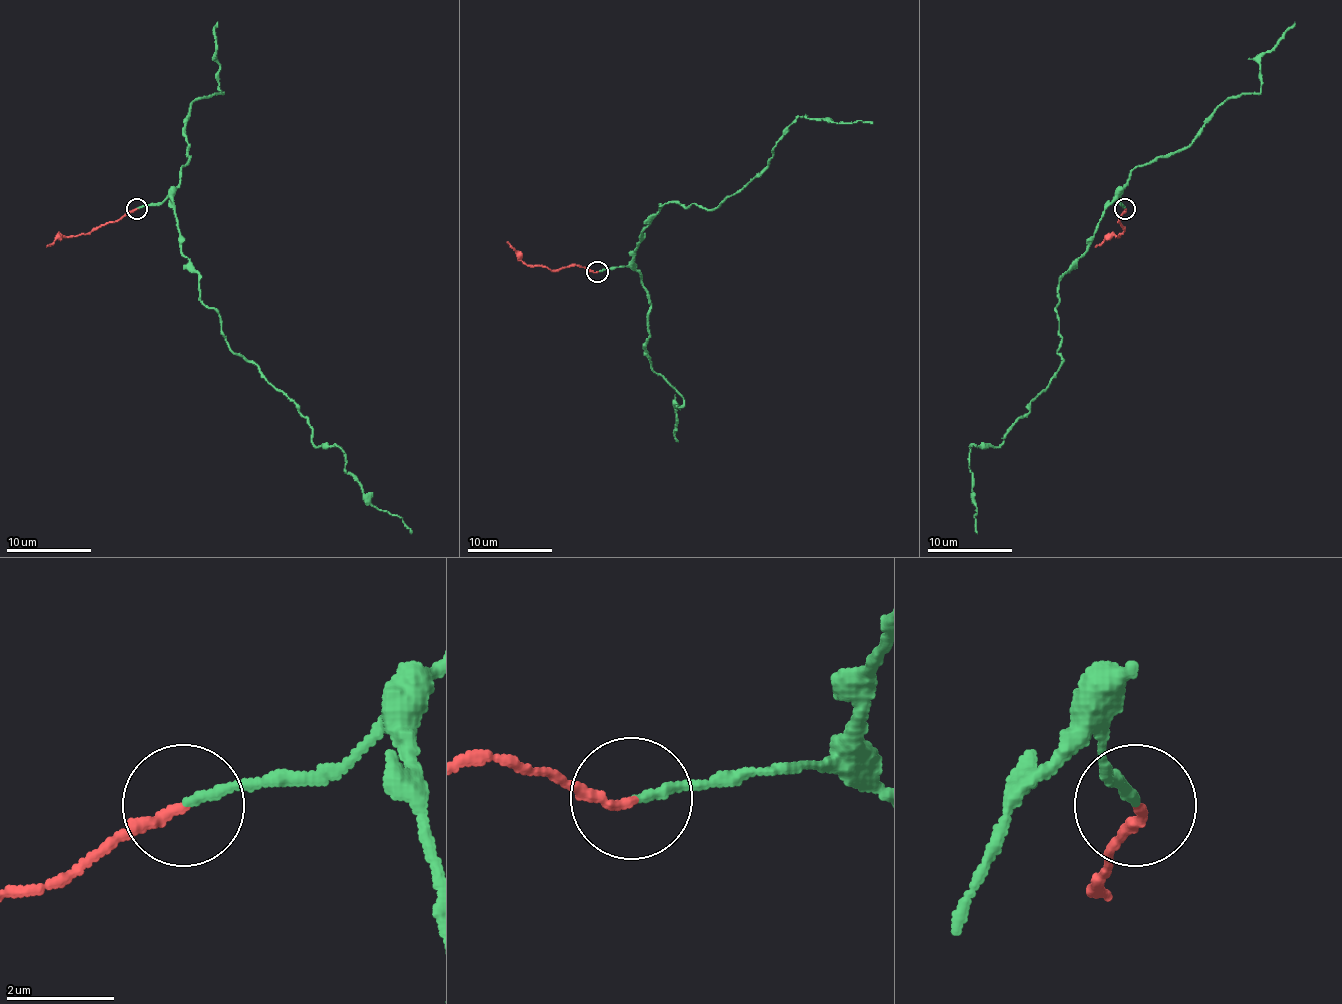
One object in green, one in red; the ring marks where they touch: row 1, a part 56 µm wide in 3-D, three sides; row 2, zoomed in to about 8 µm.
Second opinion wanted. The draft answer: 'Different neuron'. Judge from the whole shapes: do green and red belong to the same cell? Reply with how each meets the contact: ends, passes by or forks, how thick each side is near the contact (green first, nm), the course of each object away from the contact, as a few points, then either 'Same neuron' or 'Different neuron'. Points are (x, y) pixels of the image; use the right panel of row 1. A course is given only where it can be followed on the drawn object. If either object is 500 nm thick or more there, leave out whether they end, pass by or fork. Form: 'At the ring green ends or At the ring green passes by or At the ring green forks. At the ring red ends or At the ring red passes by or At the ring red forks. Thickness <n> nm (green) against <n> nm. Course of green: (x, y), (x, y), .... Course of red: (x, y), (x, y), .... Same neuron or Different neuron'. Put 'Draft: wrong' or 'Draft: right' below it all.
At the ring green ends. At the ring red ends. Thickness 170 nm (green) against 180 nm. Course of green: (1125, 208), (1117, 197), (1104, 210), (1059, 282), (1057, 374), (998, 446), (970, 448), (976, 533). Course of red: (1125, 208), (1119, 221), (1123, 231), (1119, 236), (1108, 236), (1095, 246). Different neuron
Draft: right

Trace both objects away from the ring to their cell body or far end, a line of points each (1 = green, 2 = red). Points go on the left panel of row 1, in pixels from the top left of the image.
1: (137, 208), (169, 197), (180, 250), (226, 344), (296, 406), (316, 446), (339, 448), (362, 495), (411, 533)
2: (137, 208), (90, 231), (59, 236), (46, 246)

